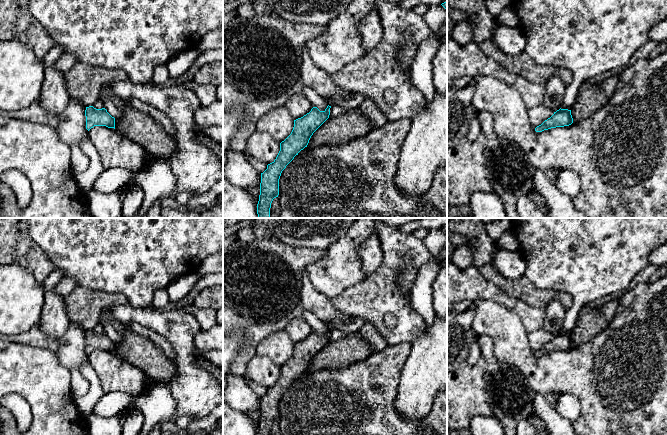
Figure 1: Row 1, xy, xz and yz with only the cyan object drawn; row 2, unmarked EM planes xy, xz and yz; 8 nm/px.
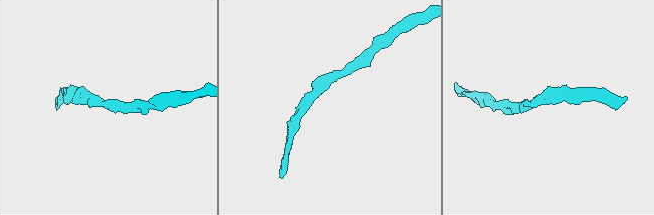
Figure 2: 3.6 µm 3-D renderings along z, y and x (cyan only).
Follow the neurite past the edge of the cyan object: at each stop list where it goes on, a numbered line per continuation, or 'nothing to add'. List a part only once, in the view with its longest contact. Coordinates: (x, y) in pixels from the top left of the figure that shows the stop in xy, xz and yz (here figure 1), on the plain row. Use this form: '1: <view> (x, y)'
nothing to add

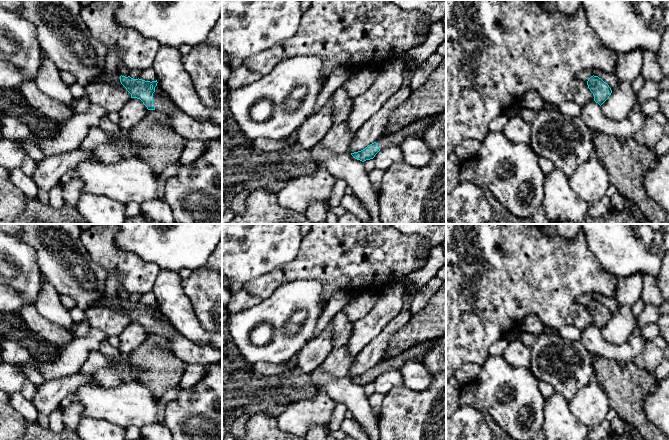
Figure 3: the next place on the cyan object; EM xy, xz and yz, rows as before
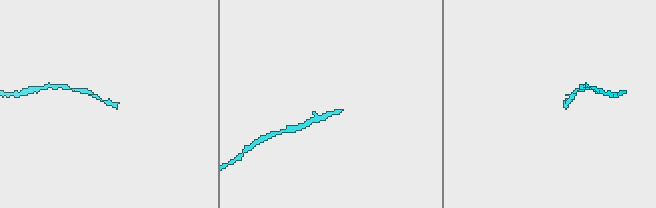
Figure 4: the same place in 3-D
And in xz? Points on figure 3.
1: xz (415, 353)

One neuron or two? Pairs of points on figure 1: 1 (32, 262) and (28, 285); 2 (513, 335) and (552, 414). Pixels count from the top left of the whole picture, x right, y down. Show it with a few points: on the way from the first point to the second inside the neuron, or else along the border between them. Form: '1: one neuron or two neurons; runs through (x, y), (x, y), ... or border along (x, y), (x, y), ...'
1: two neurons; border along (10, 263), (28, 269), (41, 283)
2: two neurons; border along (536, 392), (541, 392), (544, 395)

